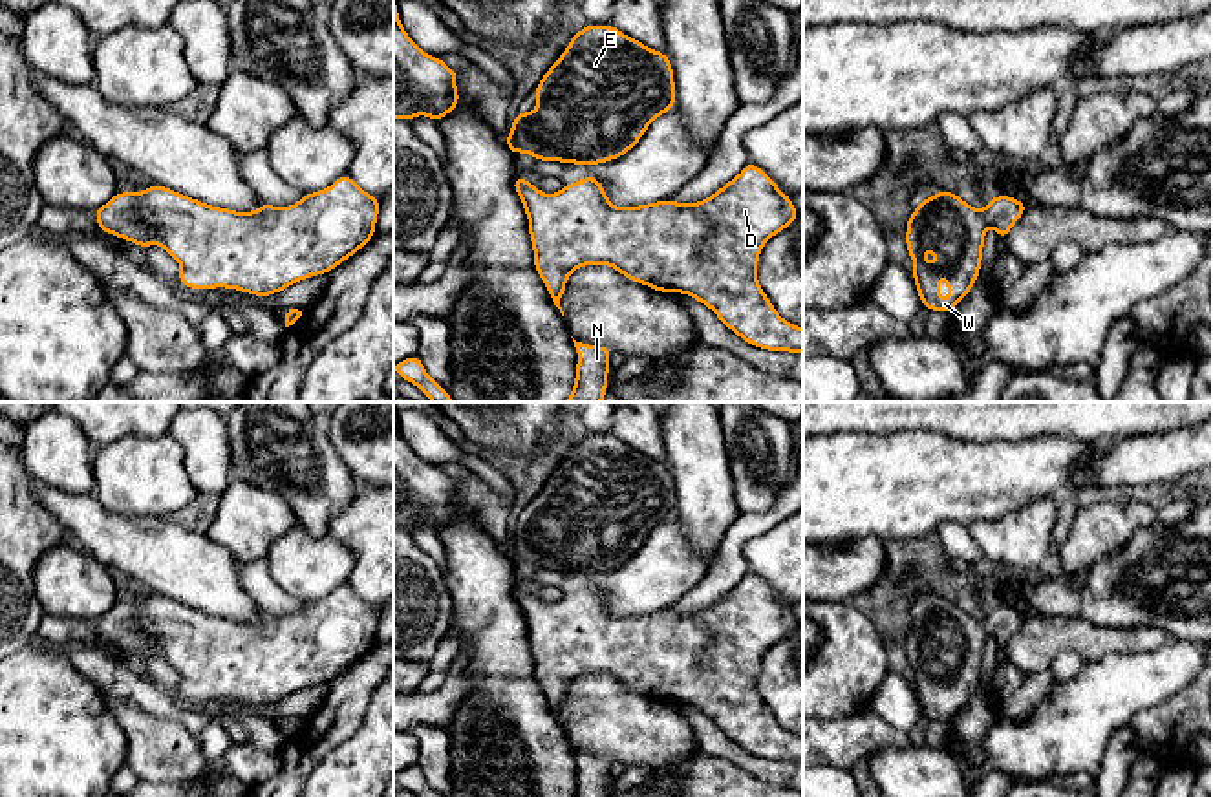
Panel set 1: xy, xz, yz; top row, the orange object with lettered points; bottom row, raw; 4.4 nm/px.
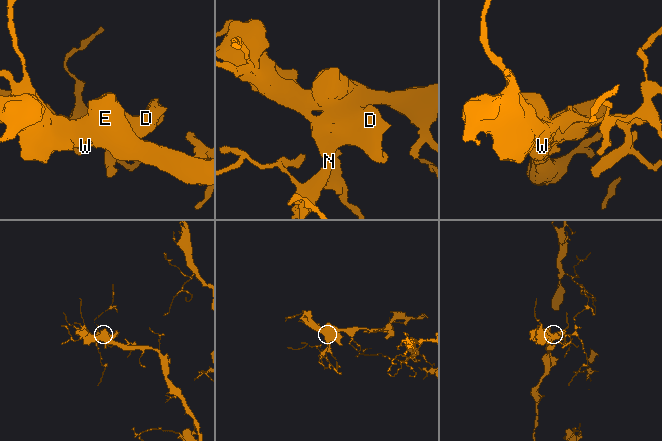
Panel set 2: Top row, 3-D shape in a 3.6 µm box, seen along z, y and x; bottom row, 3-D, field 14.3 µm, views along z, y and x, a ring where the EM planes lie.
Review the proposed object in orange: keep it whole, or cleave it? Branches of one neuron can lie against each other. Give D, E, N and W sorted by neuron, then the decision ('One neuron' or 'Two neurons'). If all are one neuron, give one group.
Groups: D E N W. One neuron

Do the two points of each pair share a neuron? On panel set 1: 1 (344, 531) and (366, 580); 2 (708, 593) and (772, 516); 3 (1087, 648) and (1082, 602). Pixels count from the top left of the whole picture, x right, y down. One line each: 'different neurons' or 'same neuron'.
1: same neuron
2: same neuron
3: different neurons

